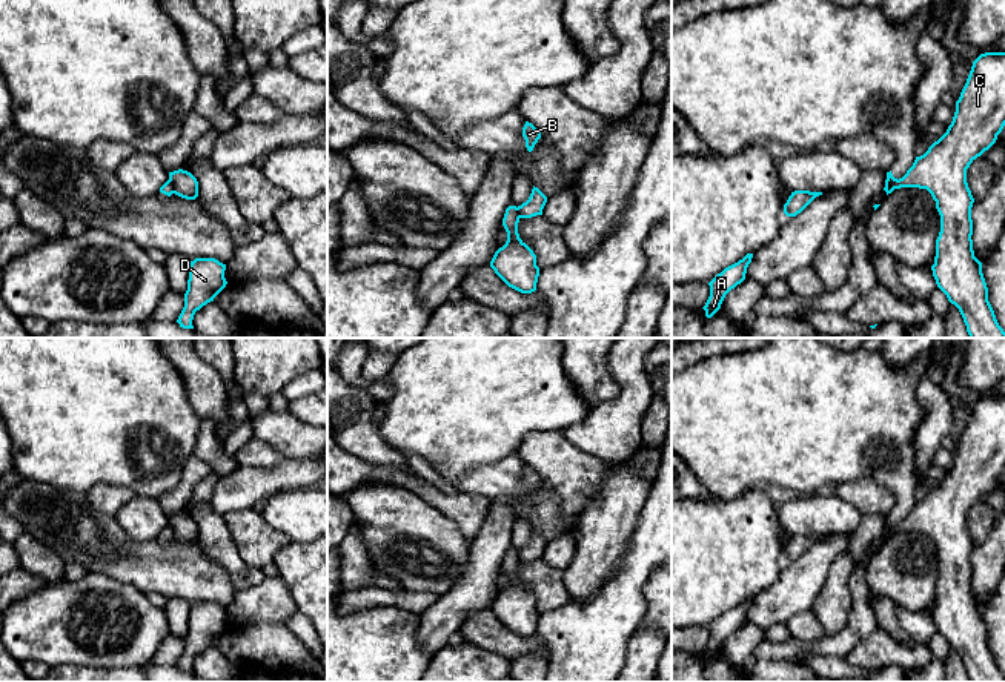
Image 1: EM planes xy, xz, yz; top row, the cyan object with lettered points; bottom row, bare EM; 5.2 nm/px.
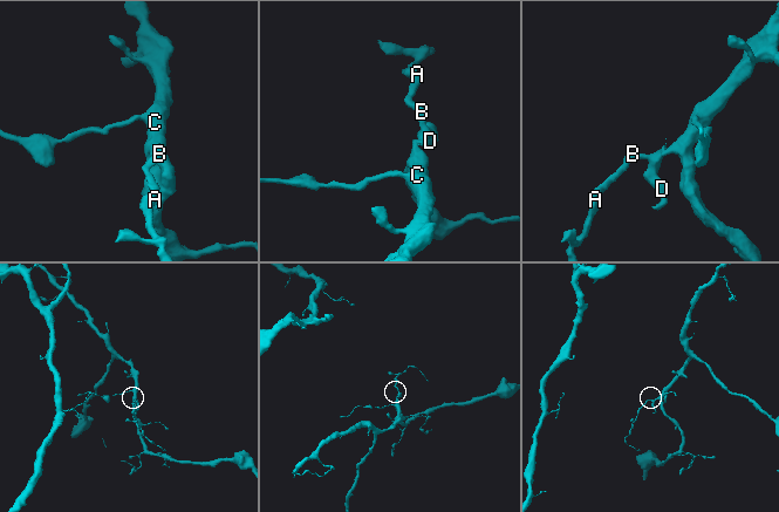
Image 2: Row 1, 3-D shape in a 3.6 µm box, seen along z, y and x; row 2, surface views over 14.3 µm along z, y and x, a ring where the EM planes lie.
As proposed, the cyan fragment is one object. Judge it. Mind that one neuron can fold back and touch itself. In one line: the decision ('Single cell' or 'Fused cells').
Fused cells

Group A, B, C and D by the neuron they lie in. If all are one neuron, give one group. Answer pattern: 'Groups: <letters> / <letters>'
Groups: A B D / C

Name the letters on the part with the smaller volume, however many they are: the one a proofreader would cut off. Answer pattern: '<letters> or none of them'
A, B, D

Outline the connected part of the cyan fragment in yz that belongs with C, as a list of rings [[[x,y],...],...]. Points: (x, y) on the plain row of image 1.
[[[985,396],[973,406],[947,476],[924,499],[916,501],[913,510],[902,522],[893,530],[884,531],[887,539],[901,531],[927,533],[936,545],[936,553],[940,559],[940,576],[936,584],[936,601],[931,614],[937,631],[959,653],[970,682],[1005,682],[1005,676],[999,670],[988,645],[982,607],[974,601],[973,594],[971,551],[974,542],[967,527],[967,513],[996,487],[1003,470],[1005,396]]]

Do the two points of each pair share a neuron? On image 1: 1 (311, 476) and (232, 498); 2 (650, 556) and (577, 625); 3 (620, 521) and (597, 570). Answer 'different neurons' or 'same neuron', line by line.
1: same neuron
2: same neuron
3: same neuron

